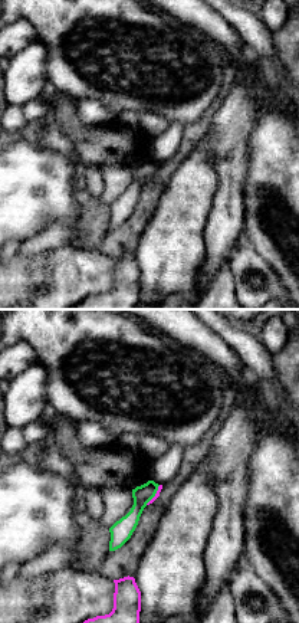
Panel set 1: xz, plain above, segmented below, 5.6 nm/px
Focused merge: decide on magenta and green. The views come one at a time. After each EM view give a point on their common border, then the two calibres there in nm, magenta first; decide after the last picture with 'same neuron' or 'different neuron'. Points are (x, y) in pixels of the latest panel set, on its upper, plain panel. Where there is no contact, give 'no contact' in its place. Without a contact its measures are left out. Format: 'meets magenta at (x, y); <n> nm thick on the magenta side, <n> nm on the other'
meets magenta at (155, 173); 20 nm thick on the magenta side, 100 nm on the other

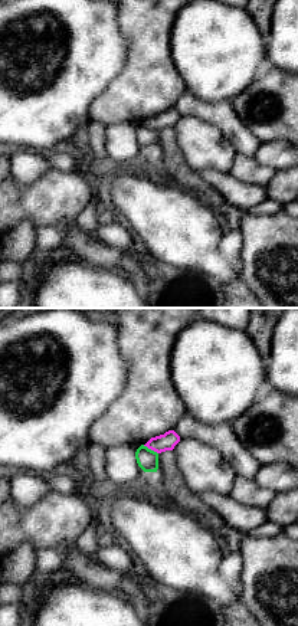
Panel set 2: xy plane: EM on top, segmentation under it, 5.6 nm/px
meets magenta at (150, 125); 100 nm thick on the magenta side, 120 nm on the other

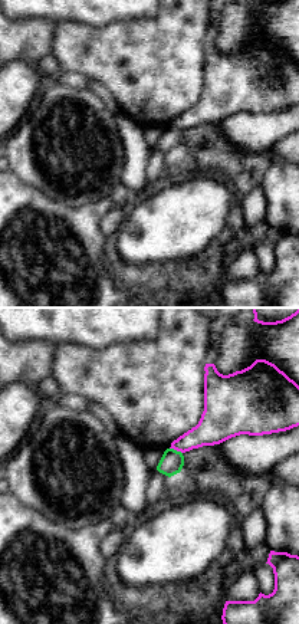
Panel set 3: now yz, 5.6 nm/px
meets magenta at (176, 127); 190 nm thick on the magenta side, 130 nm on the other

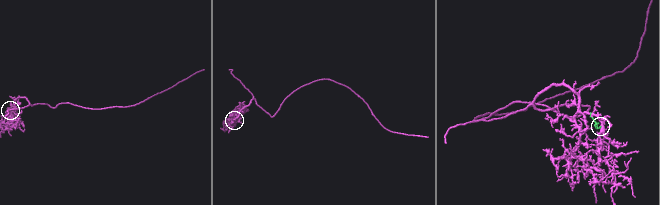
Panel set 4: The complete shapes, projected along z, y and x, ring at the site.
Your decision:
different neuron

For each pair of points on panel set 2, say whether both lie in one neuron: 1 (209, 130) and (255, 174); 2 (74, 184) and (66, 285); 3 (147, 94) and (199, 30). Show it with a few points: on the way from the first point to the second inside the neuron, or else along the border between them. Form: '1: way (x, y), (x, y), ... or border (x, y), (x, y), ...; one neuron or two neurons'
1: way (218, 143), (242, 166); one neuron
2: border (71, 256), (104, 266); two neurons
3: border (170, 29), (172, 62), (187, 89); two neurons

